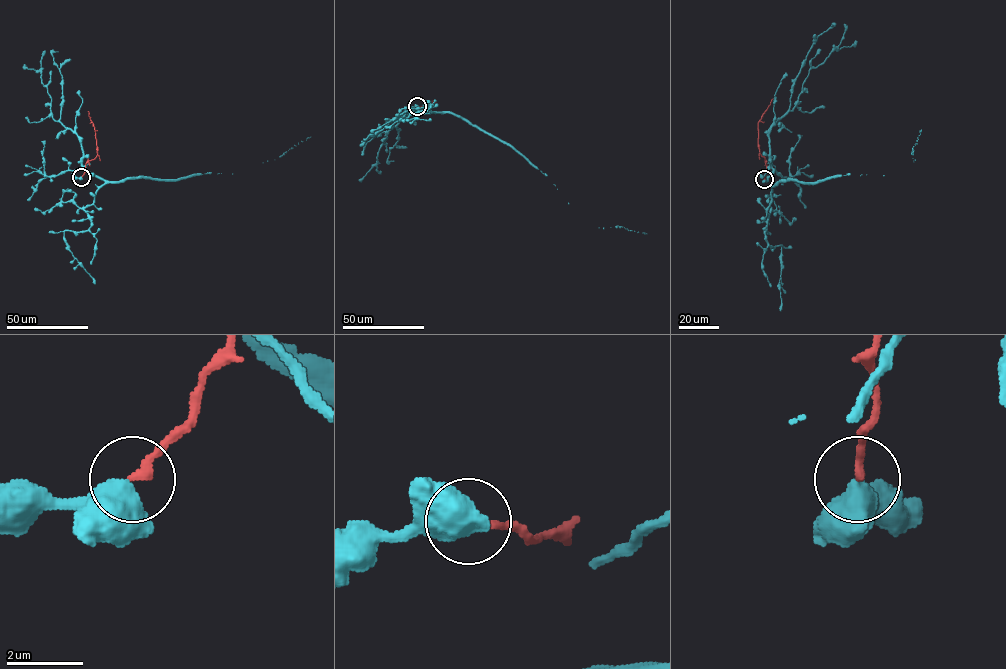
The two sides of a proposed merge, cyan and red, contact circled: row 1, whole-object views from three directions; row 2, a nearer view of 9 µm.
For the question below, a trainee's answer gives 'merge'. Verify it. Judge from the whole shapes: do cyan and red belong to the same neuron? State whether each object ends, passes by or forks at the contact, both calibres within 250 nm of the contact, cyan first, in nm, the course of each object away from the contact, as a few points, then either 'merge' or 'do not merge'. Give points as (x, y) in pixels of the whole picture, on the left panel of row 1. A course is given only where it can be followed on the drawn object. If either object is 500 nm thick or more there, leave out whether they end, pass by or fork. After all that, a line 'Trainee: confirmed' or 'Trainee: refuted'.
650 nm thick on the cyan side, 220 nm on the other; cyan runs (81, 176), (74, 176), (78, 169), (111, 181), (233, 174), (279, 157), (310, 137); red runs (81, 176), (85, 164), (97, 154), (94, 128), (88, 111); do not merge
Trainee: refuted

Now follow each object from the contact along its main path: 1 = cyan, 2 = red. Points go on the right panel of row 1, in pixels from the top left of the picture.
1: (764, 179), (773, 169), (772, 185), (787, 180), (816, 182), (847, 174), (884, 175), (913, 155), (921, 130)
2: (764, 179), (766, 164), (759, 152), (758, 121), (772, 99)

